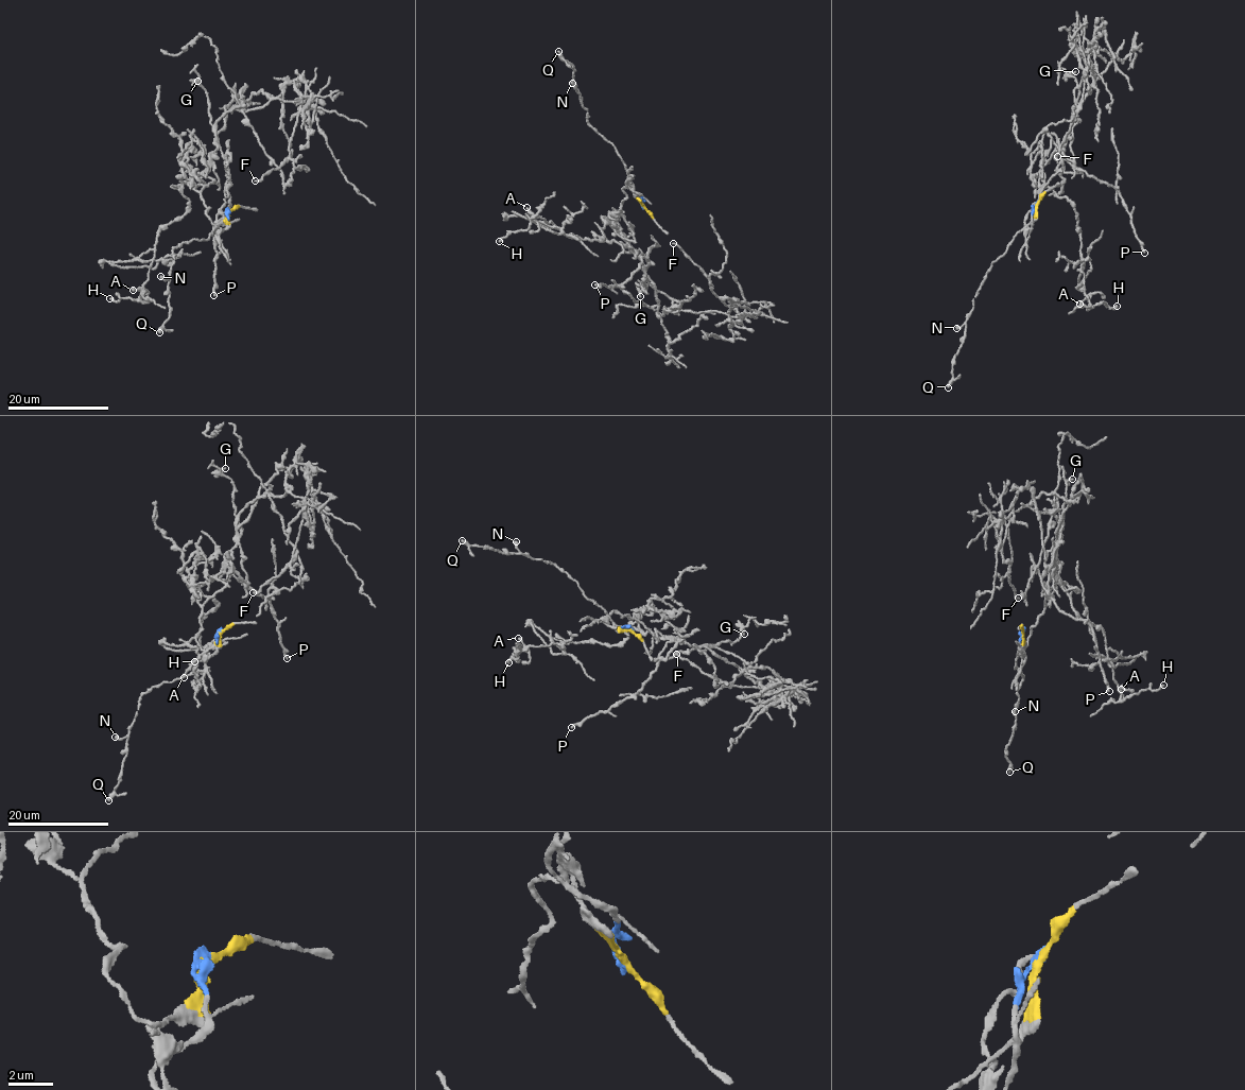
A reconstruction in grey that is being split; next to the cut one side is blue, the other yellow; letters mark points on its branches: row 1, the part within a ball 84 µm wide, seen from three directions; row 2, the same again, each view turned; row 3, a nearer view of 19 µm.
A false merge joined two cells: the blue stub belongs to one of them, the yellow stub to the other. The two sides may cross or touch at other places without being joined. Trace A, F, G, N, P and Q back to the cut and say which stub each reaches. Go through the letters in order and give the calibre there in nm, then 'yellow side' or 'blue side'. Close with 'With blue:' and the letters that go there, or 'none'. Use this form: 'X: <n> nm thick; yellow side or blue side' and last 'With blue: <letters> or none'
A: 300 nm thick; blue side
F: 160 nm thick; blue side
G: 160 nm thick; blue side
N: 300 nm thick; yellow side
P: 220 nm thick; blue side
Q: 300 nm thick; yellow side
With blue: A, F, G, P

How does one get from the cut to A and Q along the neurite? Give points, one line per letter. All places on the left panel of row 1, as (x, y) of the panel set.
A: (229, 211), (222, 230), (182, 169), (189, 203), (186, 212), (159, 230), (149, 279), (142, 290), (132, 291)
Q: (229, 211), (227, 219), (217, 225), (208, 238), (193, 239), (173, 249), (169, 319), (158, 333)

